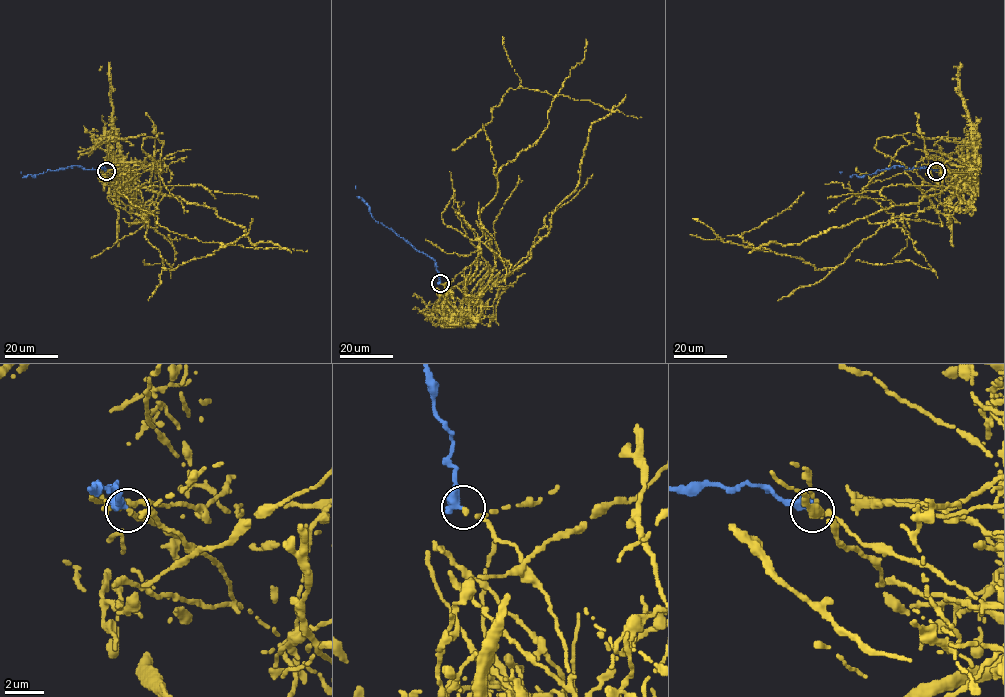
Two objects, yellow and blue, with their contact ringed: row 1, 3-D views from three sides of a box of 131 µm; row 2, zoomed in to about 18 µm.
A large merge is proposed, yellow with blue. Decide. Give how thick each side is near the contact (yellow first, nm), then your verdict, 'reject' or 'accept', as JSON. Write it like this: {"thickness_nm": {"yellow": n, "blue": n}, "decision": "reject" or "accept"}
{"thickness_nm": {"yellow": 220, "blue": 480}, "decision": "reject"}

